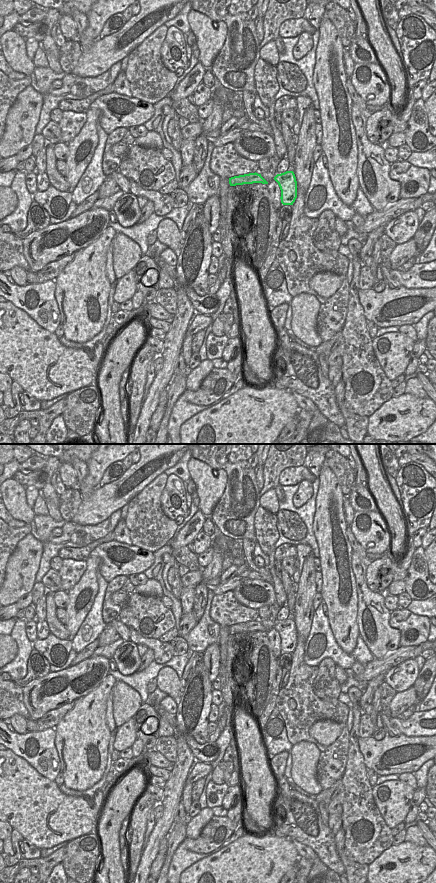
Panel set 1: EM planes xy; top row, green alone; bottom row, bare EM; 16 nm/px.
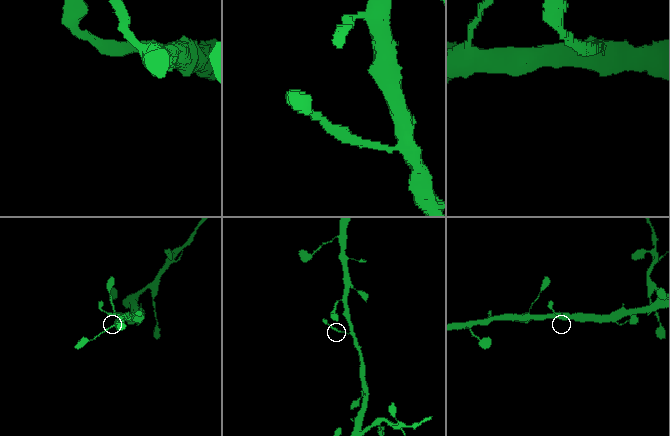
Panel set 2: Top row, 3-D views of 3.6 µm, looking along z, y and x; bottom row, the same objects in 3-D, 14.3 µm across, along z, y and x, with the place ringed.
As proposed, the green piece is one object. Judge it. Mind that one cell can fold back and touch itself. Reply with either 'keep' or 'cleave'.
keep

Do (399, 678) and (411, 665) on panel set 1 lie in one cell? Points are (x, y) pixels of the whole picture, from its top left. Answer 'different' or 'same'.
same

